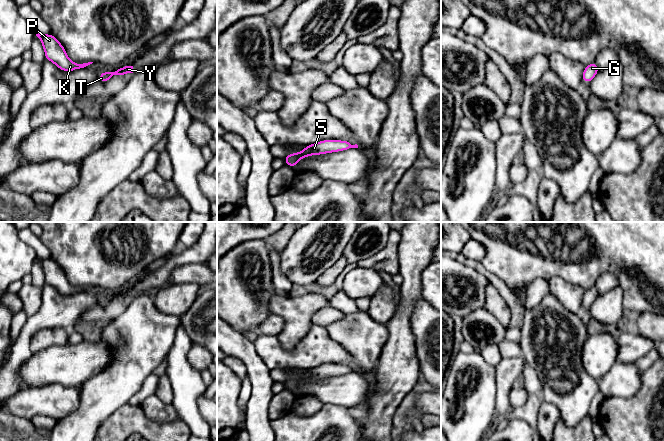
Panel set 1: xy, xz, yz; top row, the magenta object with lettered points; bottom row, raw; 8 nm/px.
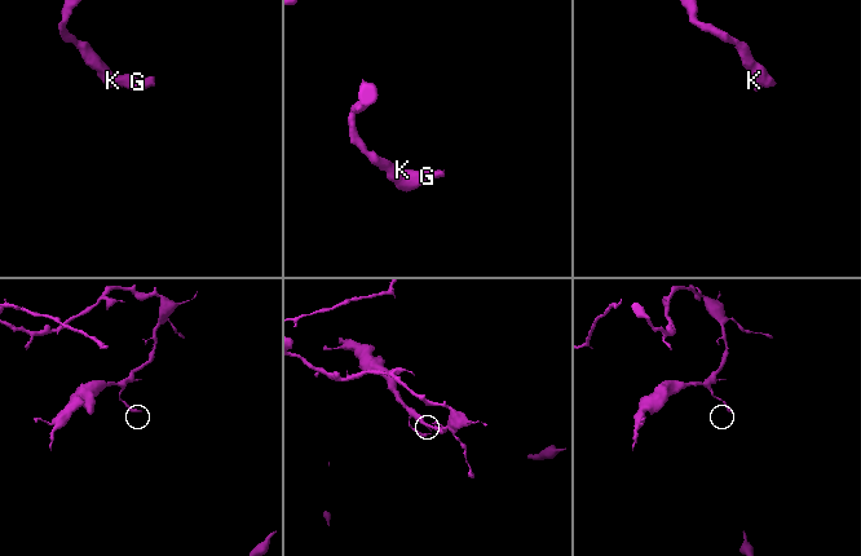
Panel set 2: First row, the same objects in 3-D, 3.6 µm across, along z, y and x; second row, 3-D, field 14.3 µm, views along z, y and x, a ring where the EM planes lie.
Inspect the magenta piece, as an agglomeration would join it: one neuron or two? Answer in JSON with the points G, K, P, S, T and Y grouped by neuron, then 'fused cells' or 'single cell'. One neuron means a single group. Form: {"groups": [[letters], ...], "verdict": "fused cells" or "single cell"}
{"groups": [["G", "K", "P", "S", "T", "Y"]], "verdict": "single cell"}

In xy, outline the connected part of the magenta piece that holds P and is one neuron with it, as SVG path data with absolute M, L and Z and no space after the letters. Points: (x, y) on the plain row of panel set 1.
M36 257L36 260L41 264L41 267L43 269L45 275L45 283L50 284L59 293L63 295L66 296L73 295L76 293L84 292L93 287L93 286L88 286L88 287L78 288L72 286L67 280L64 271L52 258L43 259Z

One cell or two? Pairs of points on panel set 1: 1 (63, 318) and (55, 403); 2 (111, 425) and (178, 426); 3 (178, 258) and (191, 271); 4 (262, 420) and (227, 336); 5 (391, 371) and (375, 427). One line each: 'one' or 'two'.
1: two
2: one
3: two
4: one
5: one

